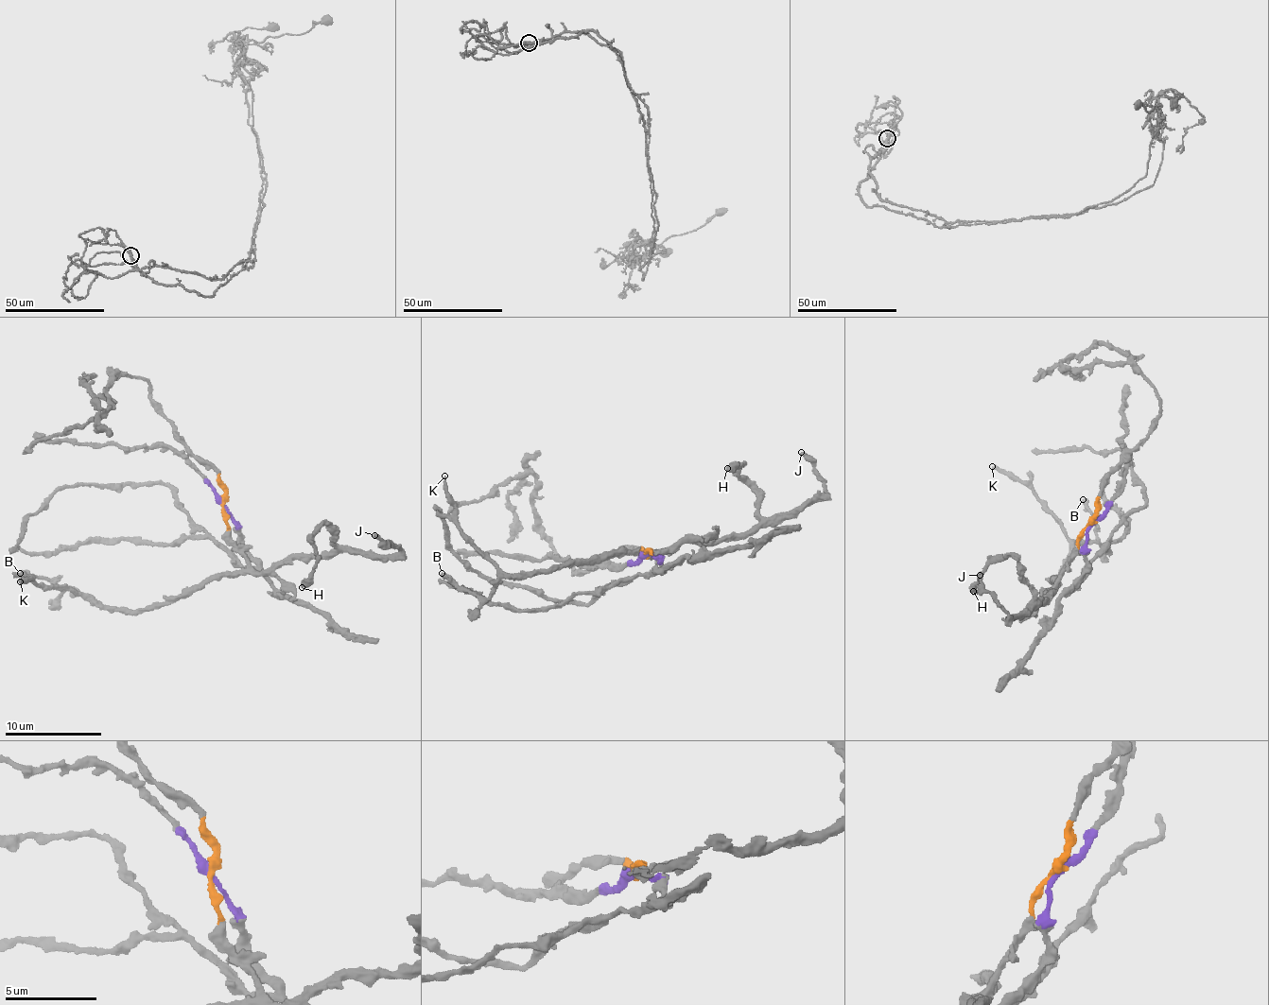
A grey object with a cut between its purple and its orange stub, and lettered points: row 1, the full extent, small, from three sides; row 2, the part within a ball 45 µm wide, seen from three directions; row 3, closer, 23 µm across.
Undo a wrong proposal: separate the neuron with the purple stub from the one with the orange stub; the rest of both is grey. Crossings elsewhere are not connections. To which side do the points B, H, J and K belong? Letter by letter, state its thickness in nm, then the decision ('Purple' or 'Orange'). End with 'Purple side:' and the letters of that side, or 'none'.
B: Thickness 400 nm. Orange
H: Thickness 550 nm. Orange
J: Thickness 280 nm. Orange
K: Thickness 240 nm. Orange
Purple side: none

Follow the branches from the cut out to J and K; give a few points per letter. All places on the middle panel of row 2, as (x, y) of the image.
J: (645, 554), (682, 541), (745, 538), (768, 518), (790, 519), (819, 500), (825, 481), (801, 452)
K: (645, 554), (649, 551), (649, 557), (669, 549), (631, 551), (549, 570), (498, 570), (458, 523), (444, 476)

